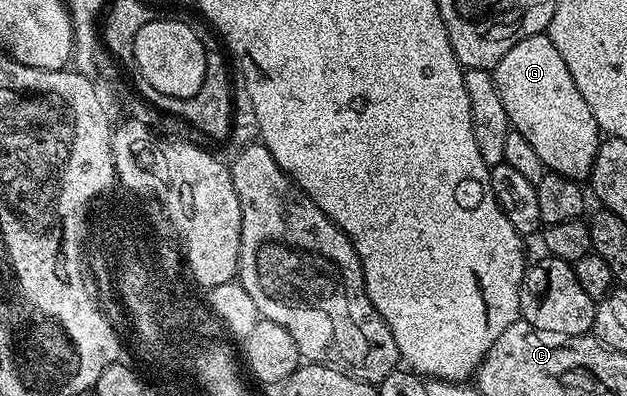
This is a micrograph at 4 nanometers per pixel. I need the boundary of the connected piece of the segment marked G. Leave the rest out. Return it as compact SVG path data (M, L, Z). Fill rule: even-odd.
M544 32L513 44L513 48L509 48L505 56L501 56L493 73L501 104L505 104L507 119L511 122L511 129L529 140L529 145L537 151L537 156L541 156L544 167L550 173L566 178L590 179L594 158L601 143L601 131L597 120L593 120L593 112L589 112L589 104L585 104L585 96L577 92L577 84L573 84L573 76L569 76L569 67L565 60L561 60L561 52L557 52L551 37Z

